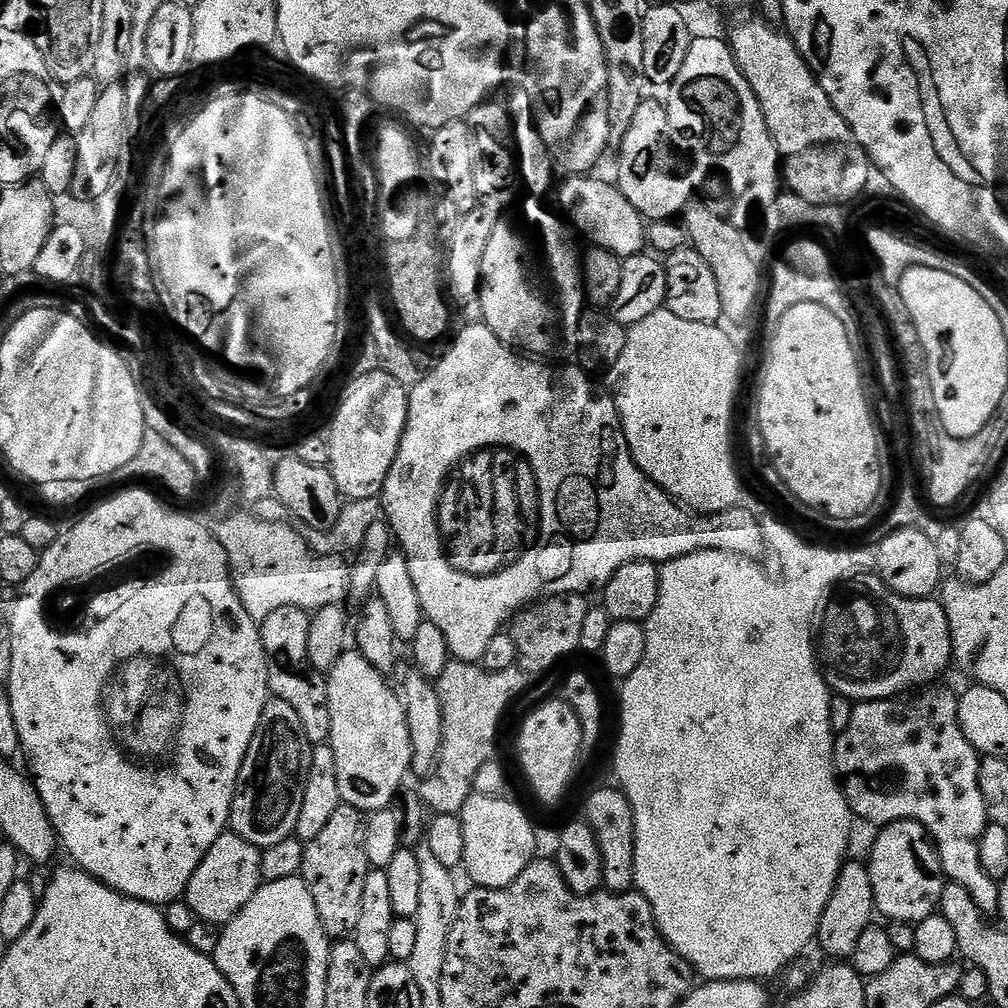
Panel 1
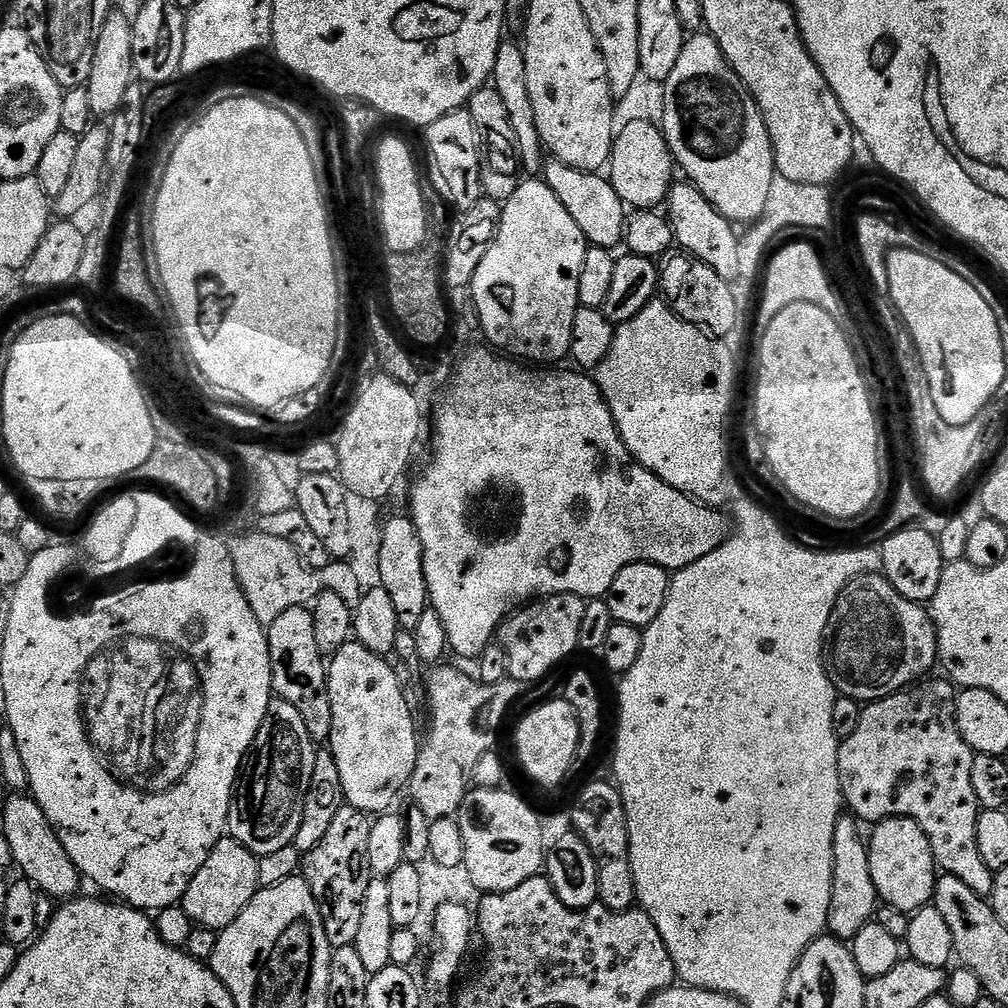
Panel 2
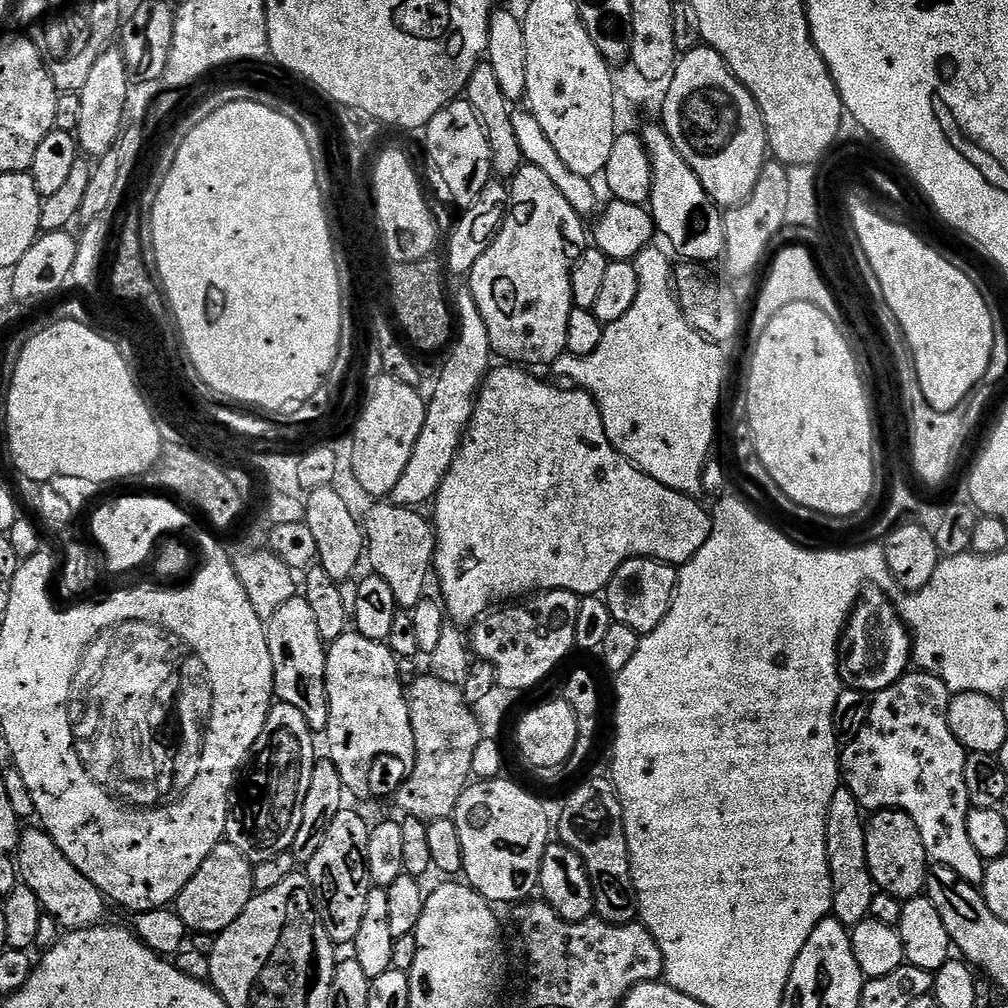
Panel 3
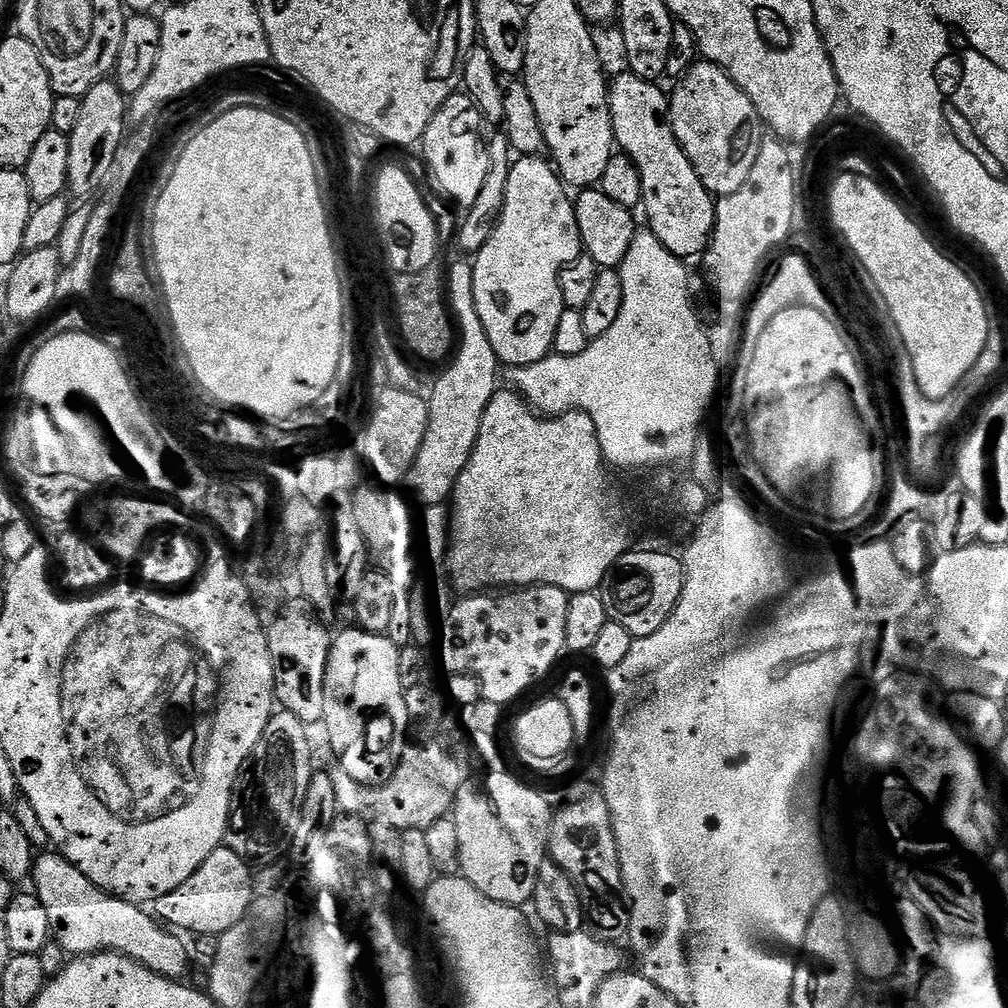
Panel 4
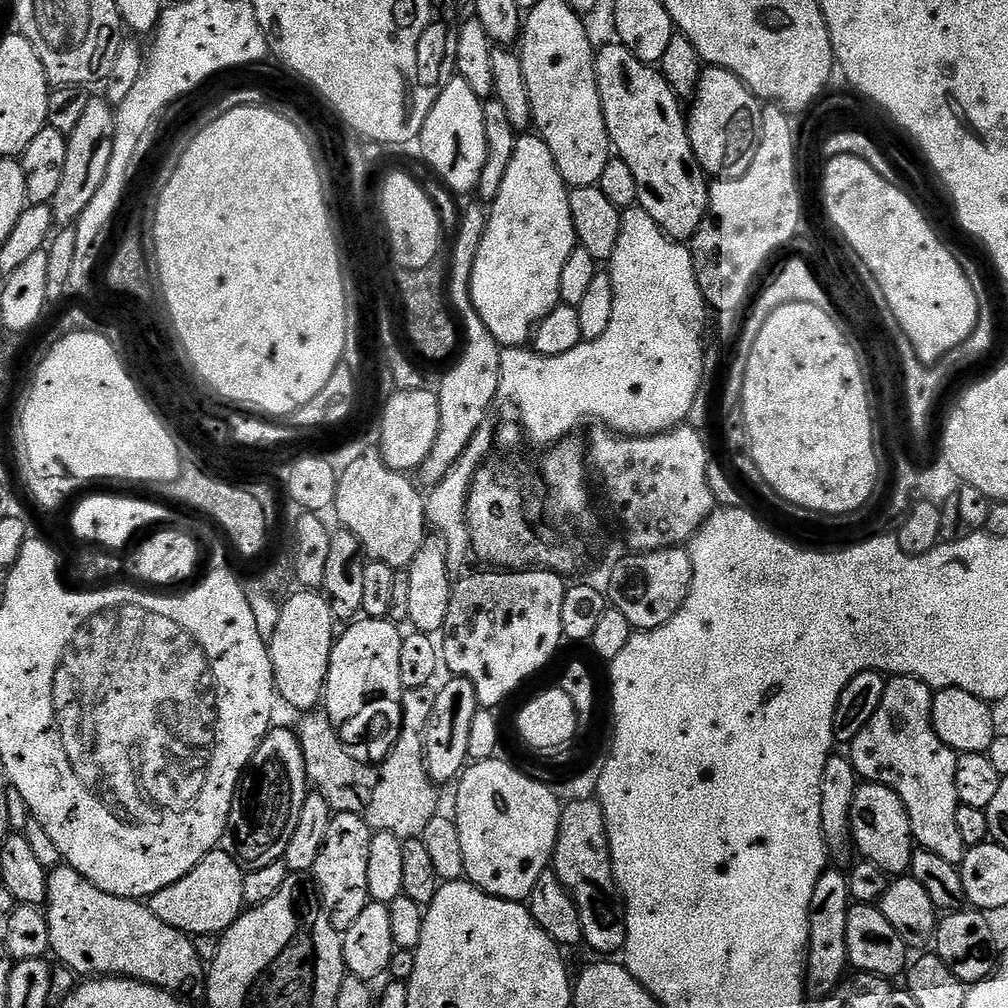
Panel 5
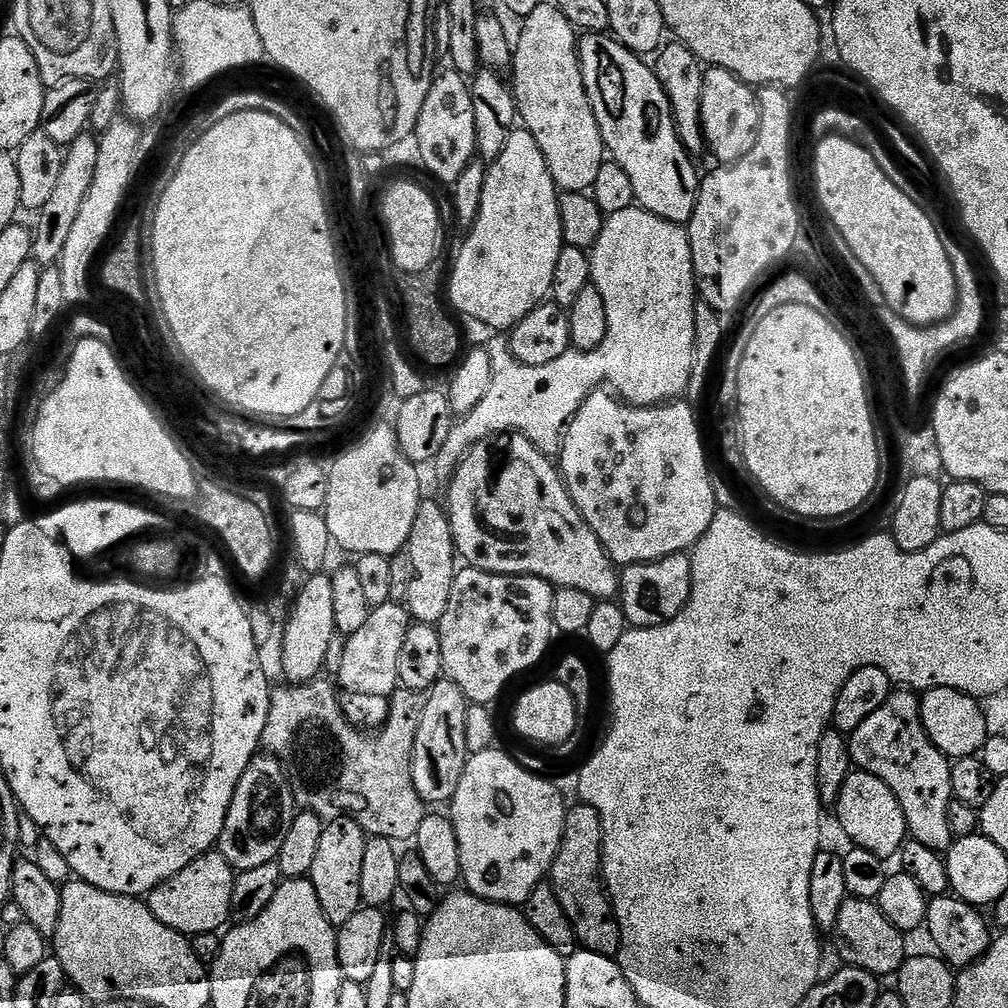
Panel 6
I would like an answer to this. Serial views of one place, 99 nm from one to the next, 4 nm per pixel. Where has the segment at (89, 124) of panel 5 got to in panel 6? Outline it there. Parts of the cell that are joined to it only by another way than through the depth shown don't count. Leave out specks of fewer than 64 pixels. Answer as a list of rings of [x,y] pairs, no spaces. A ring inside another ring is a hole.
[[[92,134],[80,136],[72,144],[67,145],[62,175],[59,176],[50,199],[46,201],[46,206],[42,206],[35,217],[37,220],[32,234],[32,259],[37,264],[55,265],[60,259],[62,250],[66,250],[70,230],[82,211],[82,202],[86,202],[86,194],[90,194],[90,186],[94,182],[94,166],[98,162],[99,145],[99,139]]]

